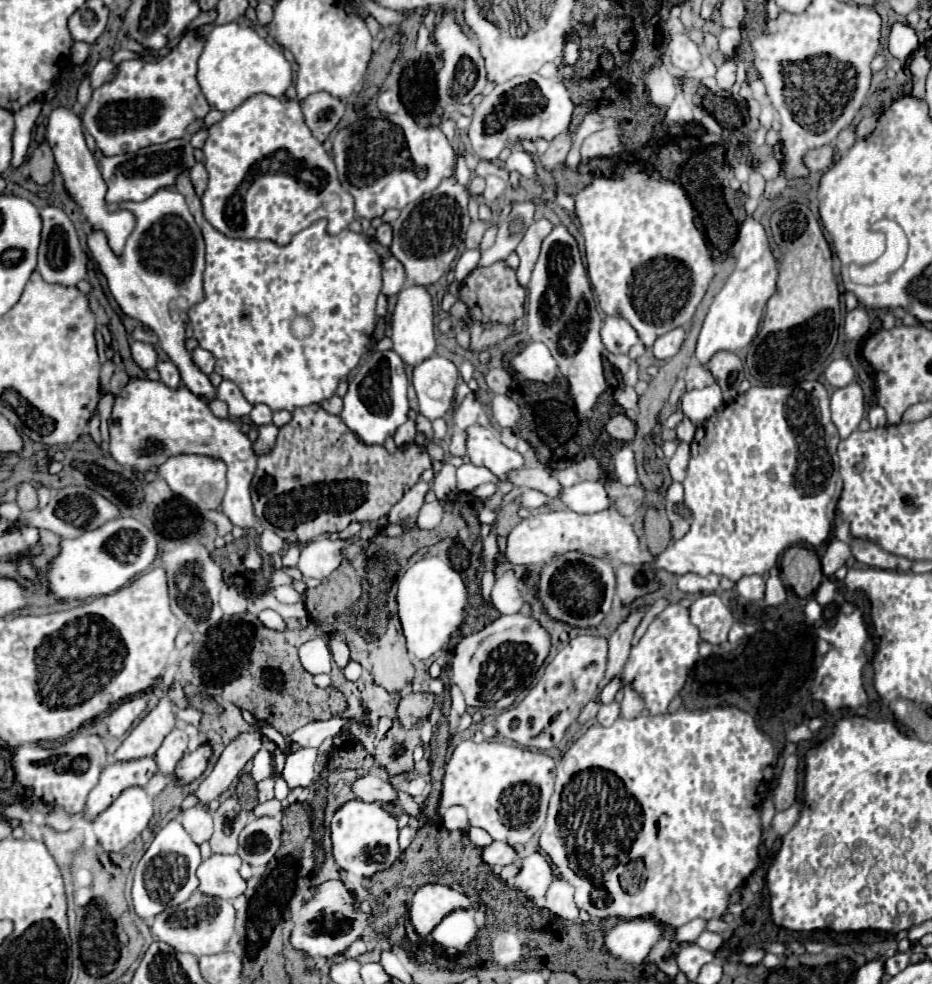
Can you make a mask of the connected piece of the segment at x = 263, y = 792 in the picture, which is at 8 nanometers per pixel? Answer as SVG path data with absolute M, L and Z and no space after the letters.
M271 775L271 777L267 777L267 779L263 779L263 781L257 783L257 793L259 793L261 803L273 799L273 785L275 785L275 779L277 779L277 777Z

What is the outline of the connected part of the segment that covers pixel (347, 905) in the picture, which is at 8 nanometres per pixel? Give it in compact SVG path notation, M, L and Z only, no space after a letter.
M325 881L317 895L301 907L301 913L297 919L293 919L291 929L291 945L299 951L305 951L309 957L333 957L337 953L343 953L355 939L361 937L363 929L367 929L371 919L371 913L367 907L363 911L357 911L351 903L351 893L343 887L343 883L337 881Z

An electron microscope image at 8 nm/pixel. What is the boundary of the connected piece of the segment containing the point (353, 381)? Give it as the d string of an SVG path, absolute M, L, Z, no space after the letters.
M373 351L349 379L349 389L343 397L343 411L339 417L363 445L385 445L385 441L395 435L397 427L409 419L407 387L405 365L399 355L395 351Z

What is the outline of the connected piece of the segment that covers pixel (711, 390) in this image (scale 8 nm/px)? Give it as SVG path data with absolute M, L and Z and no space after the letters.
M713 383L709 387L693 389L693 391L683 393L683 397L681 397L681 411L695 425L699 425L699 423L705 423L717 411L717 407L721 403L723 403L721 387L717 383Z

